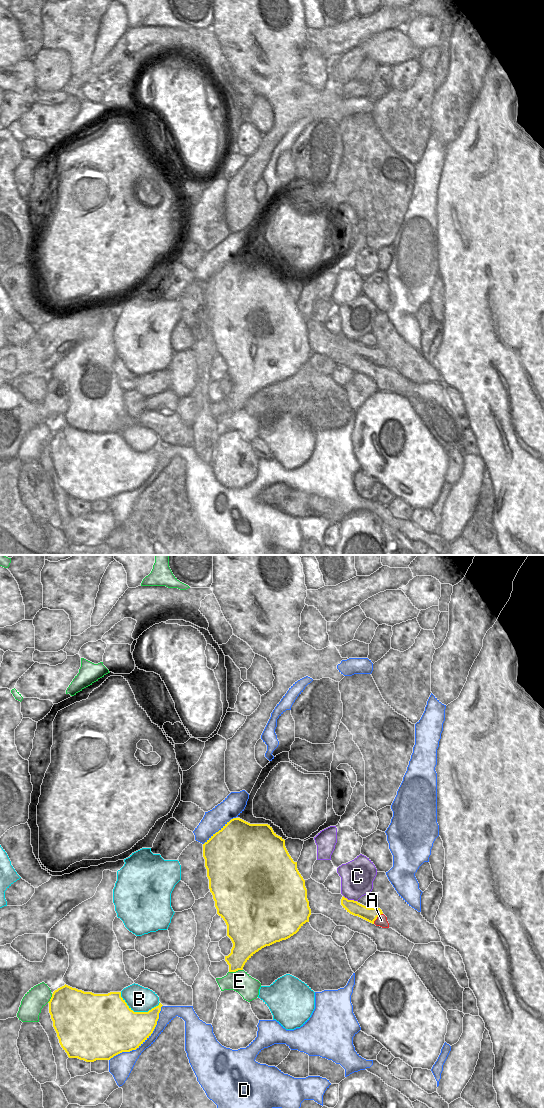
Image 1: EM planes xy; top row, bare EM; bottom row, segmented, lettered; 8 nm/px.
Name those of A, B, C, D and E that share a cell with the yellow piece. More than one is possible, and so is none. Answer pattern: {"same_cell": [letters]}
{"same_cell": []}

